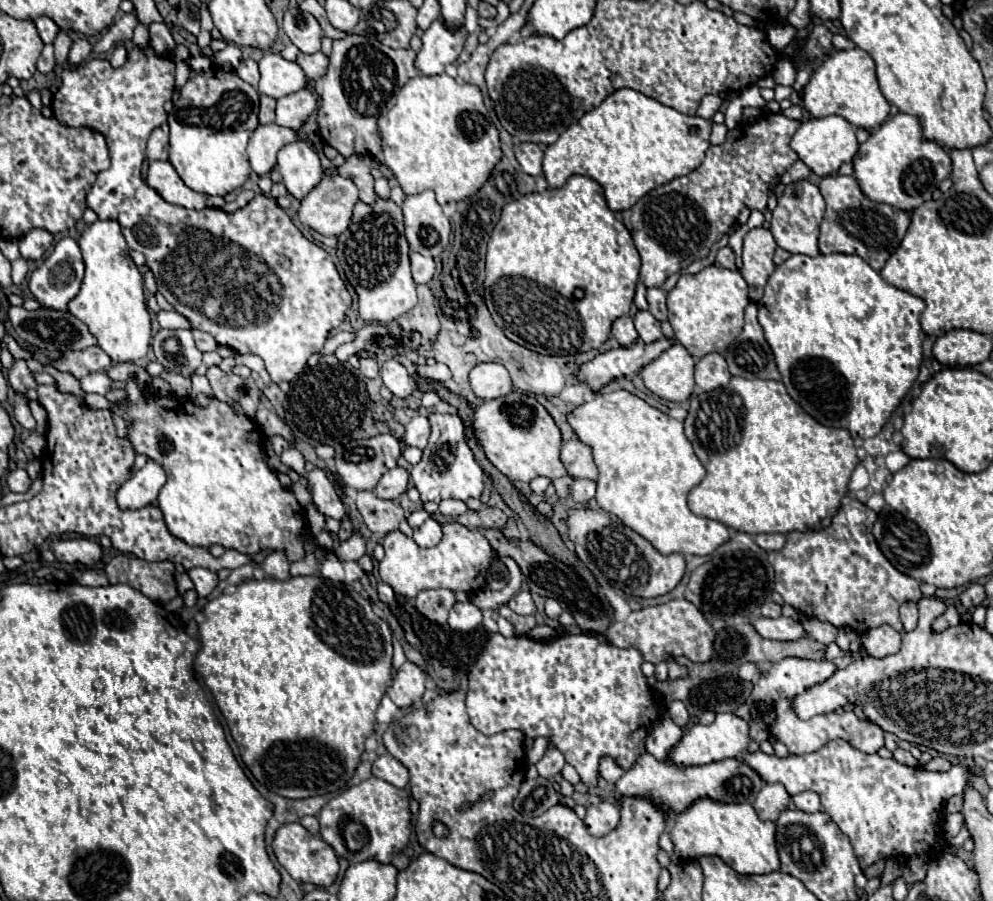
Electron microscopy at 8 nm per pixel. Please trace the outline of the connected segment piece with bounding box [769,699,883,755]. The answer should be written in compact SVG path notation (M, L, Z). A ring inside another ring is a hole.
M779 699L773 705L773 711L775 711L775 719L773 719L769 731L775 739L779 739L783 745L787 745L789 753L793 753L793 755L819 751L825 743L829 743L833 739L845 739L863 753L877 753L877 749L883 747L883 729L875 723L857 719L853 713L825 713L825 715L815 715L815 717L803 721L793 711L793 699Z

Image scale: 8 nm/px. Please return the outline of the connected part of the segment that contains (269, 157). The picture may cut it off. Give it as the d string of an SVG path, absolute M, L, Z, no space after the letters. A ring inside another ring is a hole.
M275 123L271 125L259 125L247 145L247 155L251 169L257 175L267 175L275 163L277 163L277 151L297 139L295 131L287 127L279 127Z

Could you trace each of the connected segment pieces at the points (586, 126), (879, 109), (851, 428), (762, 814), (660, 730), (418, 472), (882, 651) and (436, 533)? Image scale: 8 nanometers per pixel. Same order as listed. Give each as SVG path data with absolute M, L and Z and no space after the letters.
M617 89L547 147L543 175L551 187L563 187L571 175L587 175L603 187L611 211L625 211L655 187L697 169L711 147L711 127L709 119L683 115L635 89Z
M859 47L849 51L835 51L831 53L811 75L809 83L803 91L803 107L813 117L829 117L829 115L841 115L851 125L865 129L865 131L877 131L881 123L889 117L889 101L883 97L877 75L875 75L875 63L871 55Z
M833 253L833 255L817 255L817 257L807 257L807 255L791 255L785 263L781 263L775 273L769 277L769 283L765 287L763 299L757 303L759 307L759 321L763 321L763 331L765 339L771 345L771 351L777 361L777 369L783 377L783 383L787 387L787 393L795 403L799 403L813 419L817 419L821 425L827 427L843 427L851 433L853 439L867 439L877 435L891 413L897 409L897 405L903 401L907 391L911 389L913 381L919 375L921 359L923 359L923 347L921 347L921 325L919 325L919 315L925 309L925 303L907 293L901 291L893 285L889 285L875 269L871 269L861 257L857 255L843 255L843 253Z
M765 783L753 803L753 809L757 811L757 817L761 821L777 821L777 815L783 809L787 809L789 801L791 797L781 783L773 783L773 785Z
M663 715L649 731L647 753L651 753L661 763L671 763L669 751L681 741L681 737L683 737L683 729L677 727L667 715Z
M429 415L431 437L429 445L423 449L423 459L411 471L411 479L421 493L421 501L441 503L443 499L467 501L469 497L479 497L483 493L483 469L477 465L469 439L465 435L465 425L459 415Z
M881 625L861 635L861 641L867 653L875 659L883 659L885 655L895 655L901 647L901 633L897 633L889 625Z
M427 519L419 529L415 529L413 539L419 547L435 547L441 541L441 525L435 519Z

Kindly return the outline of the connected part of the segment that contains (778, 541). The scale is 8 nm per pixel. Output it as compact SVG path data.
M775 533L775 535L755 535L755 543L765 549L765 551L779 551L785 545L785 535Z

